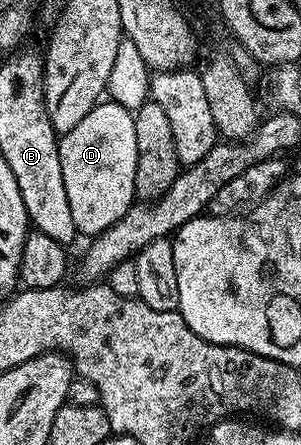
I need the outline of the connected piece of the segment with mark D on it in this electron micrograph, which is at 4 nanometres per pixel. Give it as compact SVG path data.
M115 106L115 114L93 112L67 134L59 138L61 172L65 176L65 192L69 196L69 212L73 212L73 224L80 235L94 236L105 232L136 201L135 177L137 176L137 128L135 115L123 106Z

